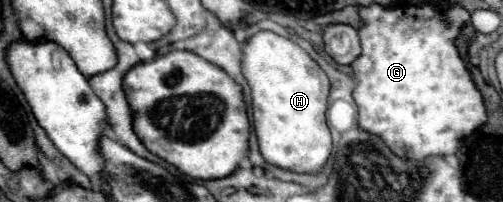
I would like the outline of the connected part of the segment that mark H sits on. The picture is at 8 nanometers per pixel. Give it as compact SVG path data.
M259 31L241 45L241 71L251 89L253 103L253 127L261 155L267 163L291 169L297 173L317 173L323 169L331 155L331 133L325 123L329 79L325 71L291 39L281 37L273 31Z

